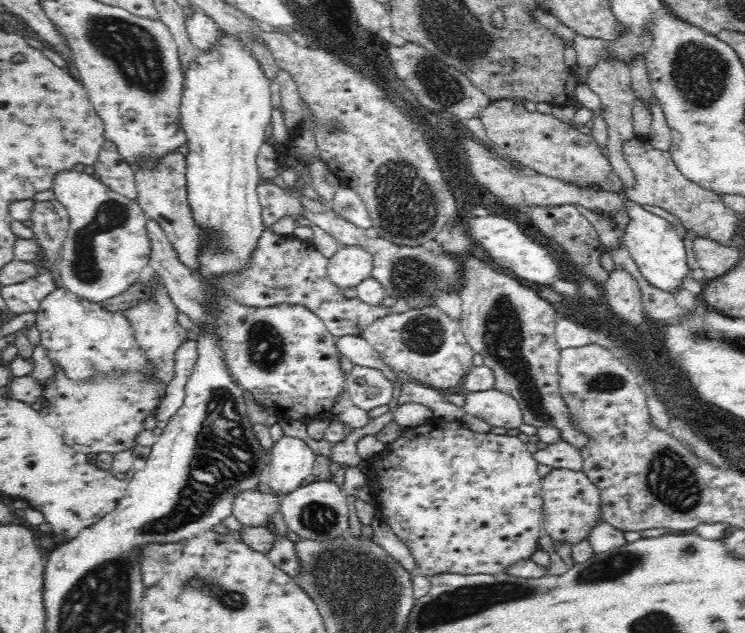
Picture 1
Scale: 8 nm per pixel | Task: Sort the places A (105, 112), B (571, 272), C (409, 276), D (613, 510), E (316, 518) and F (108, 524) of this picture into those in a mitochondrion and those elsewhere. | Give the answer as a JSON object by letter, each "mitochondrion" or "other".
{"A":"other","B":"other","C":"mitochondrion","D":"other","E":"mitochondrion","F":"other"}

